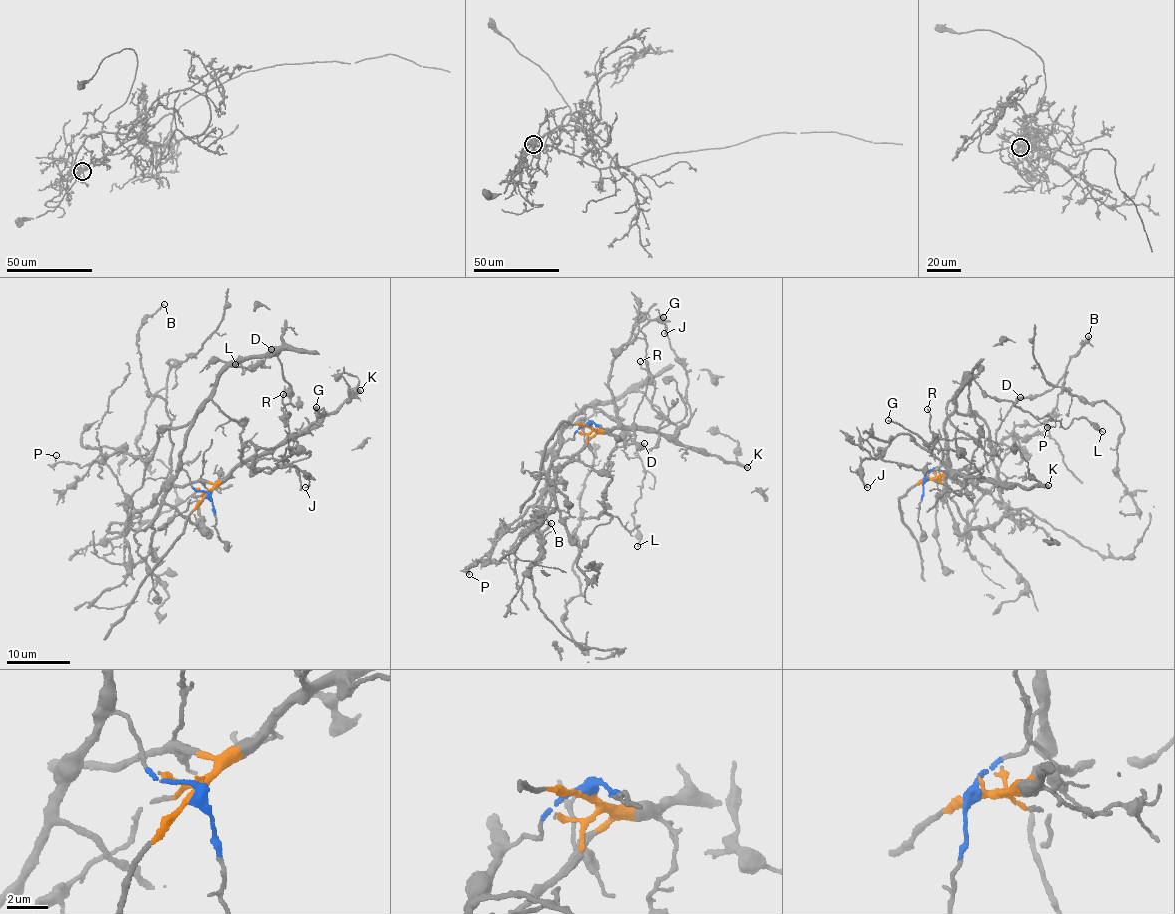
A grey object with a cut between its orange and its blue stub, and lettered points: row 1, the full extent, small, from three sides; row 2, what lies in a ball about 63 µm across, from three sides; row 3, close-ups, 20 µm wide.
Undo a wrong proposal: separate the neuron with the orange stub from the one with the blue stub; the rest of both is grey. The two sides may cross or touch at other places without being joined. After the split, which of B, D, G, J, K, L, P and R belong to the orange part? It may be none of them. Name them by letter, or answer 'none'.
B, G, J, K, P

